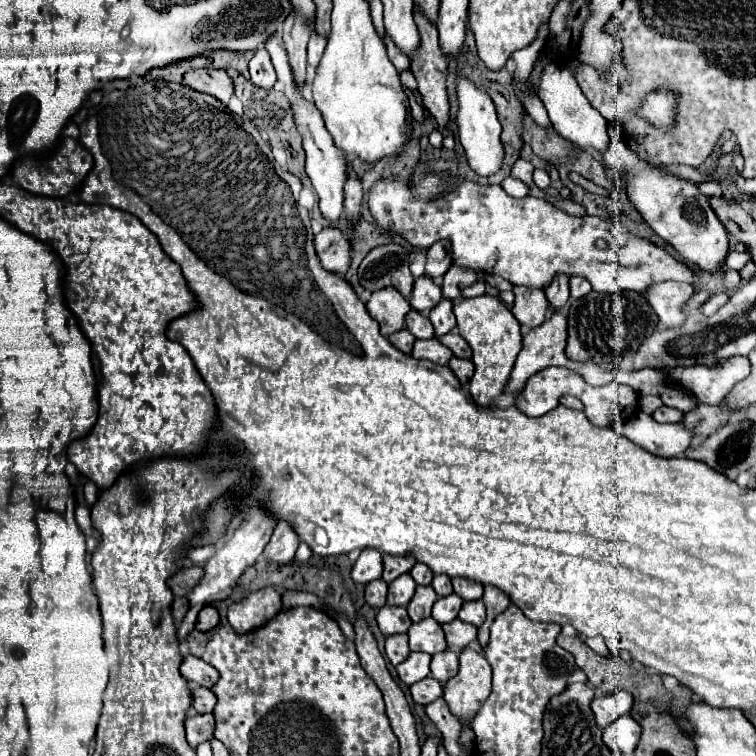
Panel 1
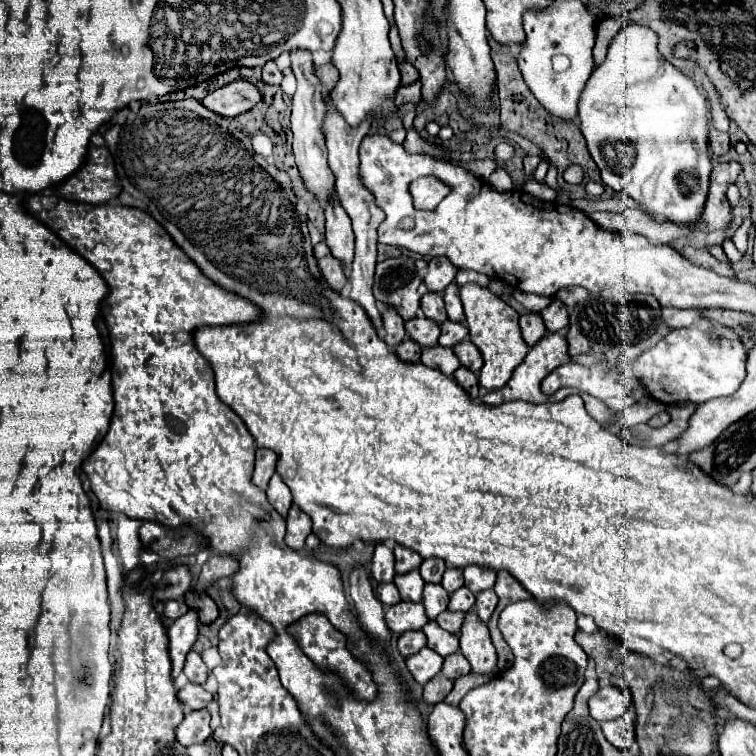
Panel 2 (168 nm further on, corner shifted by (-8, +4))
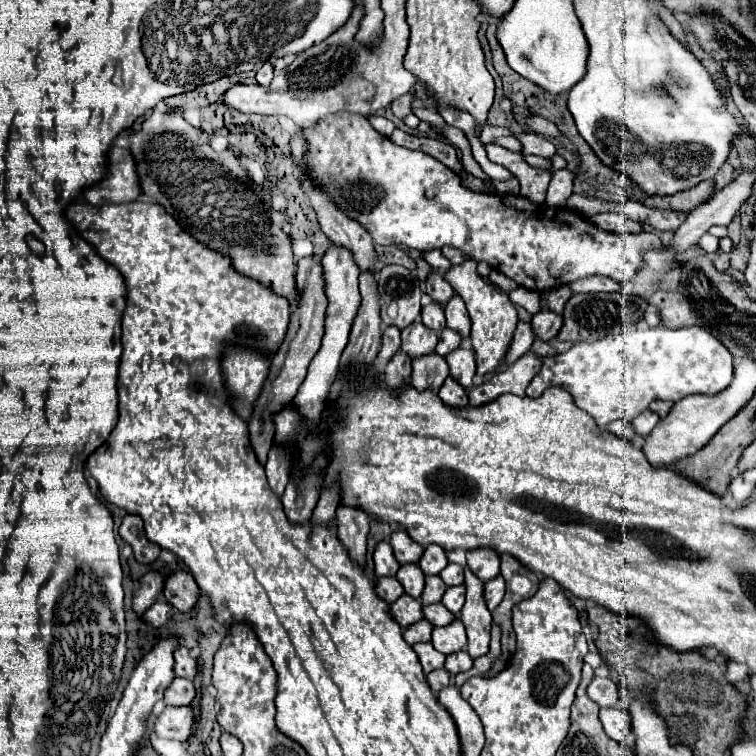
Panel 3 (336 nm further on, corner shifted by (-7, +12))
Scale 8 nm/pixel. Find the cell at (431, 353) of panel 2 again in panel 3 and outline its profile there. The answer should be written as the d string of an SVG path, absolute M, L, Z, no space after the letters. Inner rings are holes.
M432 352L432 354L418 356L412 360L410 382L418 390L426 390L426 388L438 390L442 386L442 382L448 378L448 374L450 374L450 366L446 364L446 358Z

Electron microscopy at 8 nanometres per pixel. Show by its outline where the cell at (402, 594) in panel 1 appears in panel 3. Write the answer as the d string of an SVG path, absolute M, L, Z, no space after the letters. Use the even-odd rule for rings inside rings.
M418 564L400 566L396 578L404 586L406 594L410 594L412 598L420 598L422 590L424 590L424 572L418 568Z

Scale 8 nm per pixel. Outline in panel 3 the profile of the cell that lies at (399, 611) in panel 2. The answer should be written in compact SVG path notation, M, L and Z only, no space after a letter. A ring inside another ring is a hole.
M402 594L394 604L390 604L390 616L402 626L402 628L408 628L410 624L422 620L422 602L412 598L412 596L406 596Z

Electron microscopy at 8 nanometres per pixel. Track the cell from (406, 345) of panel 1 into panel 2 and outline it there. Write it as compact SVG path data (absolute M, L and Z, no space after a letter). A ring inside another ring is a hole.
M403 340L403 344L399 344L397 348L395 348L395 354L399 356L399 360L401 362L419 362L419 358L421 358L421 348L419 348L419 344L415 344L413 340Z

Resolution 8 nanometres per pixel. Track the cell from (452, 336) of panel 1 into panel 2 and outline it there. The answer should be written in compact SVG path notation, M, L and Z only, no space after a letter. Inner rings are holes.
M471 342L457 344L457 346L453 348L453 352L455 352L455 356L459 358L461 366L465 366L467 370L471 370L471 372L479 374L481 366L483 366L483 360L481 360L481 354L479 354L479 350L477 350L477 348L475 348Z

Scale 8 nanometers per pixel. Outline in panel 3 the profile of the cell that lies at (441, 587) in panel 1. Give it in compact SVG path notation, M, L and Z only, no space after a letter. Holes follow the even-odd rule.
M448 564L442 570L440 578L444 580L446 586L458 586L458 584L464 582L464 566L460 566L460 564Z

